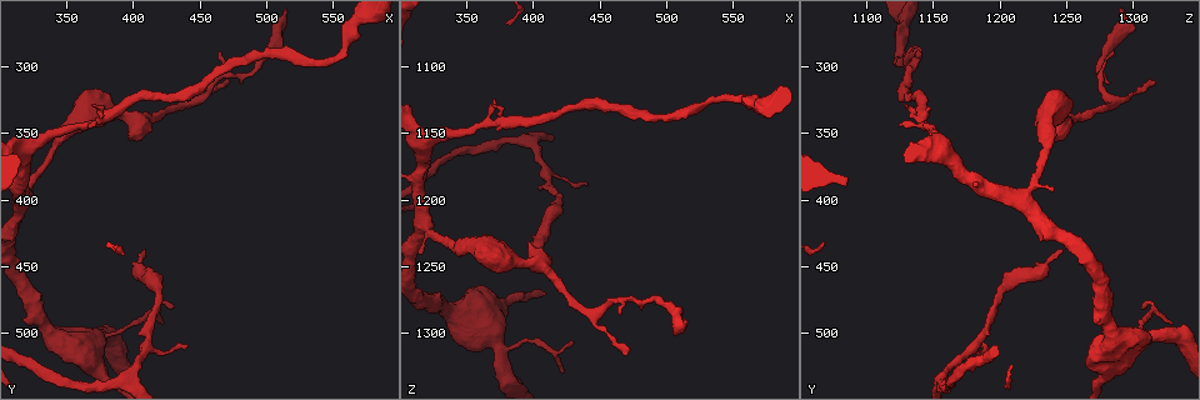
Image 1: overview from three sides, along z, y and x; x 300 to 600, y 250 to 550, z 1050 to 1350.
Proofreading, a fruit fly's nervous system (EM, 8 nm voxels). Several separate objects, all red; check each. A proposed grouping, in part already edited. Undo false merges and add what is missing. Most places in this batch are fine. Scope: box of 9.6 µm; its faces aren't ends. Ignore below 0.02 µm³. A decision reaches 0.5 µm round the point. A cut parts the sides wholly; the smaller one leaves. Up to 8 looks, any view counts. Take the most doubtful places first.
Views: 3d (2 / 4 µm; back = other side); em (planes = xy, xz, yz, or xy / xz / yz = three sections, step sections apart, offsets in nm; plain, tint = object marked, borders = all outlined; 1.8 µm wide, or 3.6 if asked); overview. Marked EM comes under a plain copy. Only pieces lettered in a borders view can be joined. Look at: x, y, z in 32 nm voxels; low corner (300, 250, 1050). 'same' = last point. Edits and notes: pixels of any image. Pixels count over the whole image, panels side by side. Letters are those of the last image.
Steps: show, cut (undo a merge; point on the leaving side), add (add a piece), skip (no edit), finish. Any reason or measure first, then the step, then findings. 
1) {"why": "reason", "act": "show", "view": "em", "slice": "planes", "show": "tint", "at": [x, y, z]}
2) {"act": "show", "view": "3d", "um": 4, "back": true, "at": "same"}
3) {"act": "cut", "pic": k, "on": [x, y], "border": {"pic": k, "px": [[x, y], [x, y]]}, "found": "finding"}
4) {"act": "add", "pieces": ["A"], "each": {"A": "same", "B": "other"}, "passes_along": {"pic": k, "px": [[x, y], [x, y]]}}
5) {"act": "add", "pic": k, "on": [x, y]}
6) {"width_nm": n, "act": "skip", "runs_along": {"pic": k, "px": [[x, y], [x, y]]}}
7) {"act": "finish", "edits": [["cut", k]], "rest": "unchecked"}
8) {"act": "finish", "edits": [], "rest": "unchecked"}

{"why": "branch stops here", "act": "show", "view": "3d", "um": 4, "at": [408, 440, 1246]}

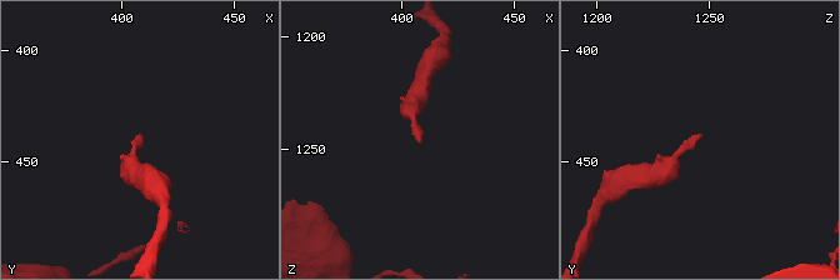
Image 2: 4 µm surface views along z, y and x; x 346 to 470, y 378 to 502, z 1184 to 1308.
{"why": "shape alone is not enough", "act": "show", "view": "em", "um": 3.6, "slice": "planes", "show": "borders", "at": [408, 439, 1246]}

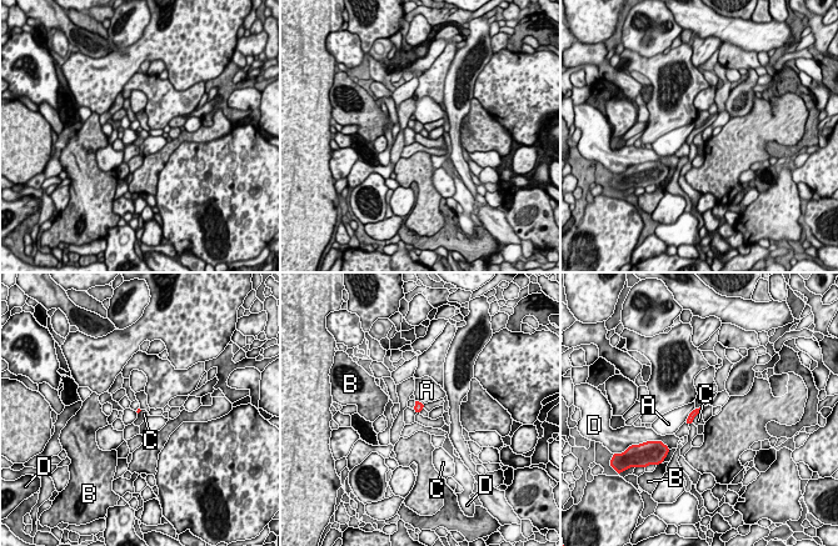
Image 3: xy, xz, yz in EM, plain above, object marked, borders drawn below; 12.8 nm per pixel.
{"act": "skip", "each": {"A": "other", "B": "other", "C": "other", "D": "other"}, "found": "none of them fits"}

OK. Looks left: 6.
{"why": "free end", "act": "show", "view": "em", "slice": "planes", "show": "borders", "at": [370, 342, 1126]}

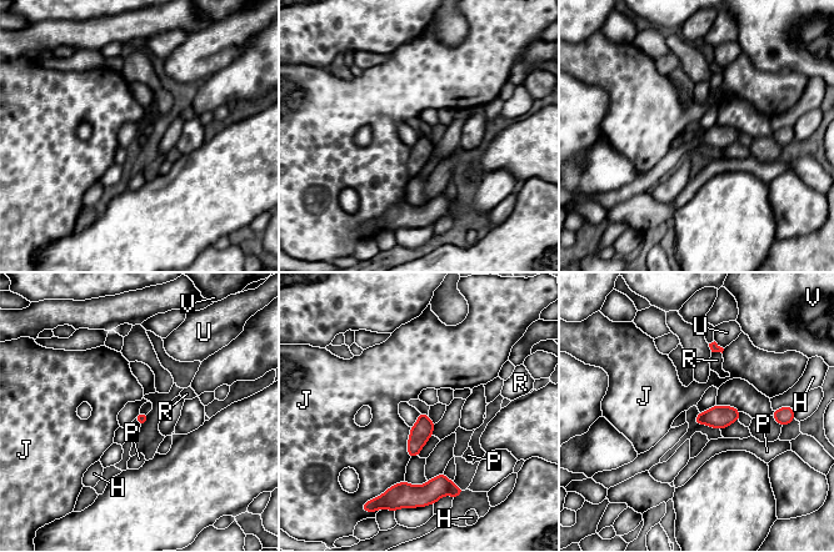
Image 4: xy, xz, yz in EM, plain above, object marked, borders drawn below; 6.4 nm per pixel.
{"act": "skip", "each": {"H": "other", "J": "other", "P": "other", "R": "other", "U": "other", "V": "other"}, "border": {"pic": 4, "px": [[410, 427], [408, 437], [409, 457]]}, "found": "none of them fits"}

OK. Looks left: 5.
{"why": "an open end", "act": "show", "view": "3d", "um": 4, "back": true, "at": [440, 510, 1188]}

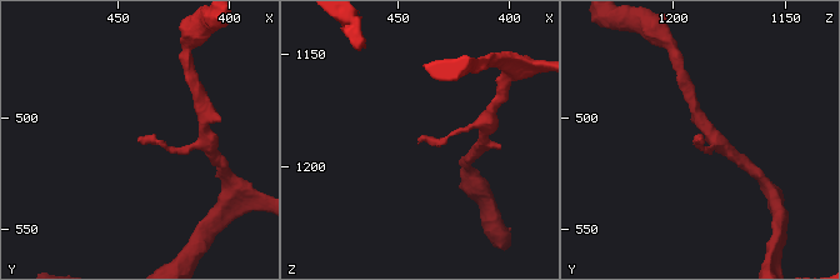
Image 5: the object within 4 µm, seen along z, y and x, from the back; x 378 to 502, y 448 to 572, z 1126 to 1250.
{"act": "show", "view": "em", "slice": "planes", "show": "borders", "at": [441, 508, 1189]}

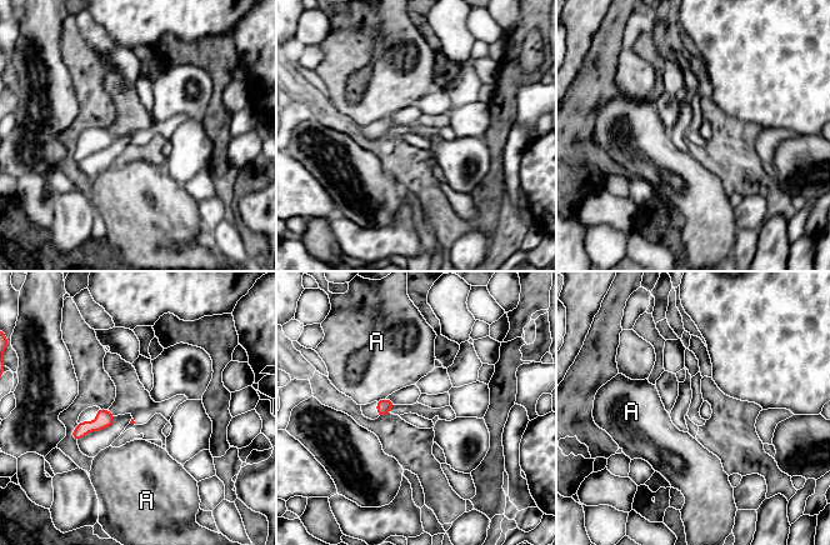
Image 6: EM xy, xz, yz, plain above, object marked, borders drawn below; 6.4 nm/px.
{"longest_contact_nm": ["A", 70], "act": "skip", "each": {"A": "other"}, "found": "none of them fits"}

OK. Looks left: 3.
{"why": "free end", "act": "show", "view": "em", "slice": "planes", "show": "borders", "at": [396, 354, 1232]}

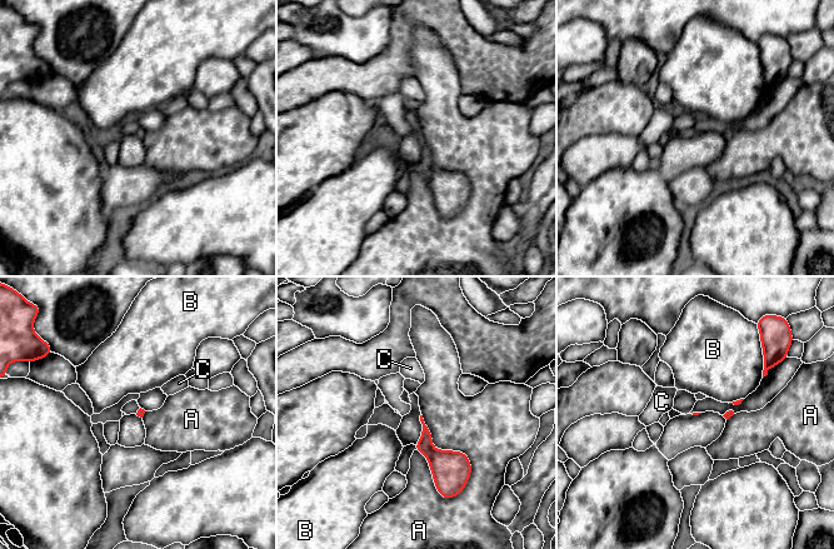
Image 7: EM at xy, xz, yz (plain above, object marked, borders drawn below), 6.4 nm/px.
{"act": "skip", "each": {"A": "other", "B": "other", "C": "other"}, "border": {"pic": 7, "px": [[422, 414], [462, 492]]}, "found": "no lettered piece goes on from it"}

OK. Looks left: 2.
{"act": "finish", "edits": [], "rest": "unchecked"}

